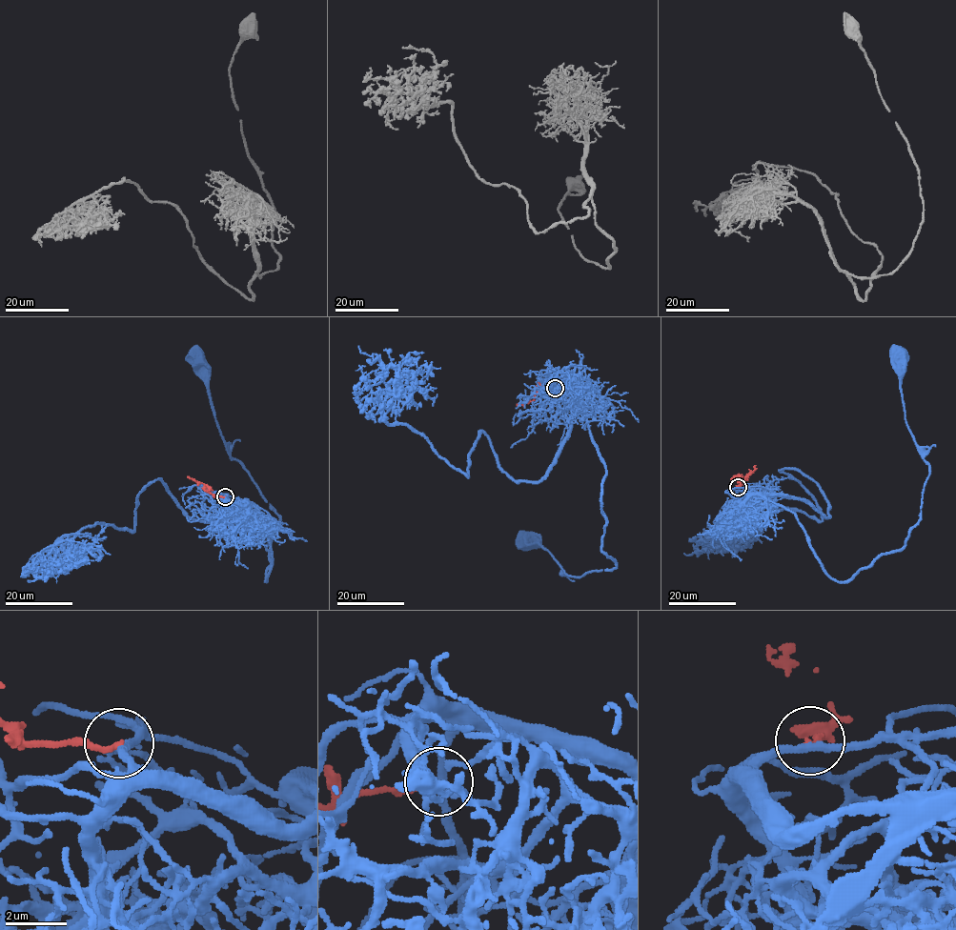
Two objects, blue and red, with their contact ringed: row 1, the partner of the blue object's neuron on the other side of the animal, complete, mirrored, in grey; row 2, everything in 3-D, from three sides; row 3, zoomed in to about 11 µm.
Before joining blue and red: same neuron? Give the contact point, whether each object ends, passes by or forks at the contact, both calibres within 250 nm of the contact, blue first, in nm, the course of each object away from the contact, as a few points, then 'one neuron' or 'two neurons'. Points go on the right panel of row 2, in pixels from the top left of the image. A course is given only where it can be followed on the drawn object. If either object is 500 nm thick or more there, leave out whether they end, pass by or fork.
(738, 487) | blue passes by | red ends | 260/200 nm | blue via (738, 487), (790, 511), (823, 569), (839, 581), (898, 551), (921, 516), (929, 475), (905, 418), (900, 357) | red via (738, 487), (756, 465) | two neurons

